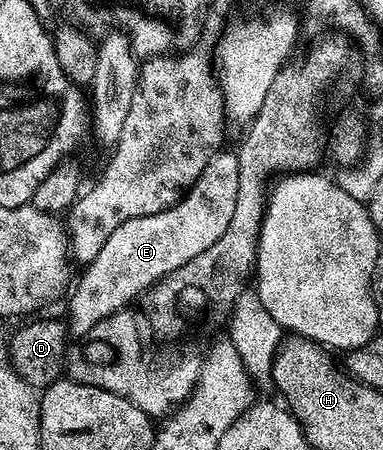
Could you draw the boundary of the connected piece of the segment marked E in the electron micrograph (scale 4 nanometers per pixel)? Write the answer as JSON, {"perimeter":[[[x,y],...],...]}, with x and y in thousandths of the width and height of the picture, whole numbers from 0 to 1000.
{"perimeter":[[[572,333],[548,351],[522,393],[486,418],[467,451],[386,482],[324,491],[324,500],[272,536],[272,553],[251,562],[240,582],[222,587],[217,602],[225,604],[193,638],[178,707],[185,747],[232,747],[253,718],[295,711],[311,691],[342,680],[337,673],[360,653],[389,649],[431,611],[470,598],[470,589],[491,589],[501,571],[522,571],[533,553],[554,553],[554,544],[585,527],[585,509],[595,509],[606,473],[616,473],[621,418],[621,347],[608,333],[590,333]]]}

